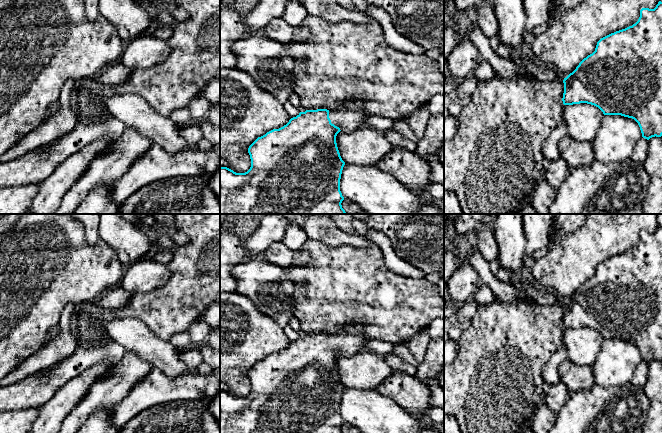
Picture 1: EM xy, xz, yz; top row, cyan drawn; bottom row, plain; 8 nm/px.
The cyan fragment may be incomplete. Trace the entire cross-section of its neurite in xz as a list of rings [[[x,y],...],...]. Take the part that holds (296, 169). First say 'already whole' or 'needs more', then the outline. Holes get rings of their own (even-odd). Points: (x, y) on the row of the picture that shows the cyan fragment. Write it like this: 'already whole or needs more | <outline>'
needs more | [[[355,97],[335,109],[317,109],[300,112],[289,122],[279,129],[273,129],[265,135],[258,137],[248,148],[251,159],[251,167],[245,173],[236,173],[227,167],[220,167],[220,214],[348,214],[342,208],[344,197],[340,191],[340,179],[345,162],[342,160],[337,143],[336,136],[340,131],[352,132],[362,127],[368,115],[363,111],[363,97]]]

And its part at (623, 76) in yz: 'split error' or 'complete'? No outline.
complete

